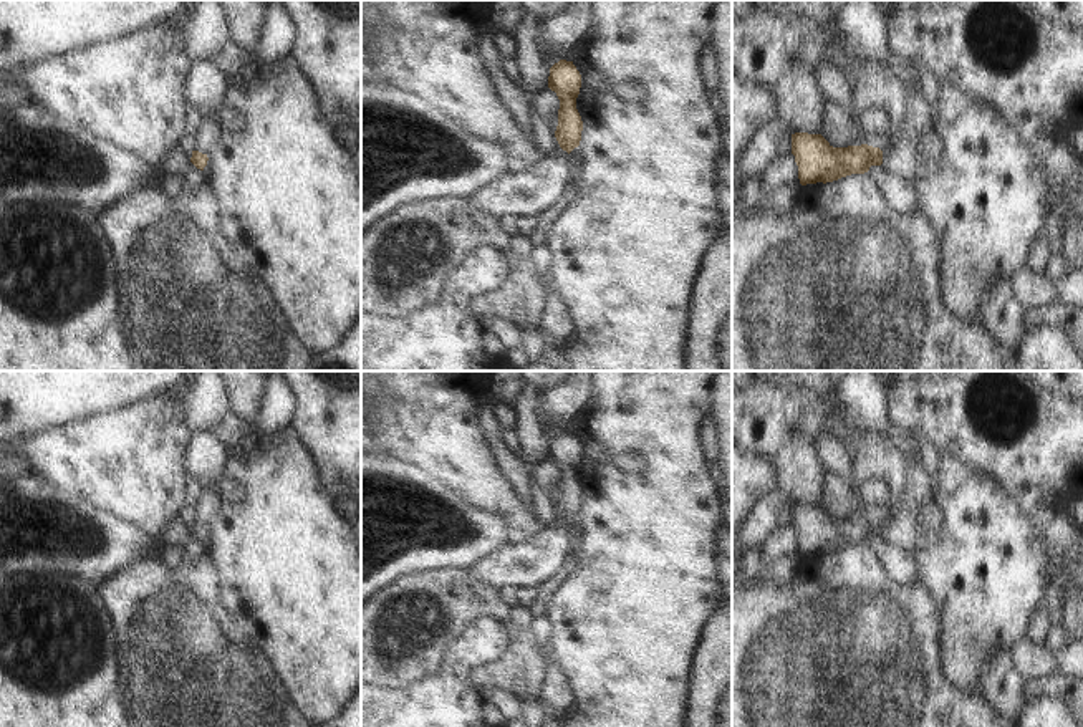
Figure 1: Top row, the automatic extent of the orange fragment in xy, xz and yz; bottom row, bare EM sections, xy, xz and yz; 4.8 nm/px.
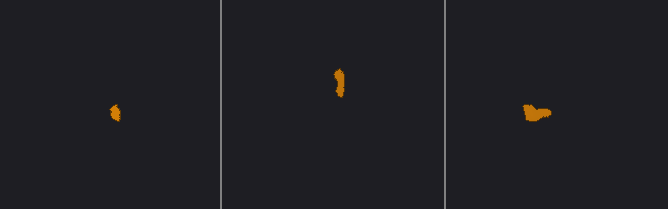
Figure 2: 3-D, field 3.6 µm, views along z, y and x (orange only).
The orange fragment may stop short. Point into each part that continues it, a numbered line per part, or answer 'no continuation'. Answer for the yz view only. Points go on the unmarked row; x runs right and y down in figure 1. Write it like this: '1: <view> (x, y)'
1: yz (906, 530)

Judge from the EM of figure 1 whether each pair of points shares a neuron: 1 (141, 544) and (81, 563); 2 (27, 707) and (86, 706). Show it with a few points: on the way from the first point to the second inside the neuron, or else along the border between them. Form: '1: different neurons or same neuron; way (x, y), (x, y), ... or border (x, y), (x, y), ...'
1: same neuron; way (126, 544), (100, 545), (96, 548)
2: same neuron; way (42, 706), (72, 706)

